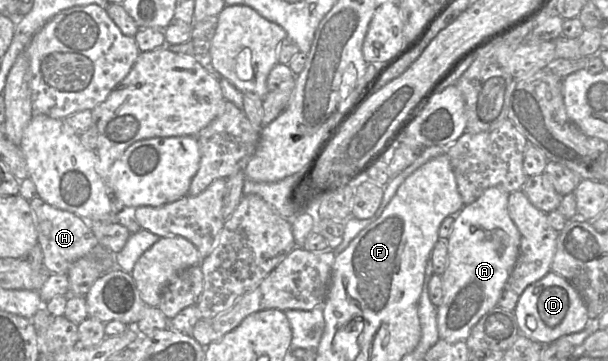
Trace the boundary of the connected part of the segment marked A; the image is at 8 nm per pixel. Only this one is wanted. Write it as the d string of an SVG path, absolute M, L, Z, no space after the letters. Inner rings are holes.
M498 187L488 188L475 202L465 205L455 216L451 234L447 239L447 267L441 276L443 297L441 304L437 307L439 337L446 342L465 341L481 317L498 306L504 286L516 264L521 236L508 212L509 194Z

